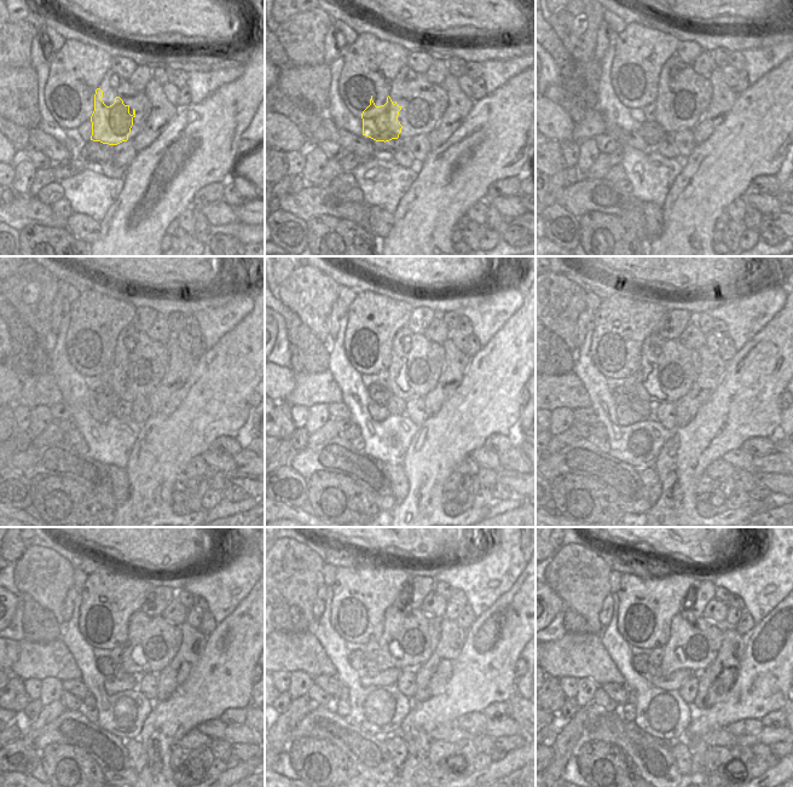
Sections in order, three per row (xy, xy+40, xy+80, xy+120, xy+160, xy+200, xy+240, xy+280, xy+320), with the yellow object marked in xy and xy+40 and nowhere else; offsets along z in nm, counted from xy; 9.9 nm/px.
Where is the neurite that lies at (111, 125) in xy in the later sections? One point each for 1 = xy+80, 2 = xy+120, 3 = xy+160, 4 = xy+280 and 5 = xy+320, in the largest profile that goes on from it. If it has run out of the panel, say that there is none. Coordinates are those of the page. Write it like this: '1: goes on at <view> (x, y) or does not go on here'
1: goes on at xy+80 (659, 113)
2: goes on at xy+120 (119, 383)
3: goes on at xy+160 (385, 378)
4: goes on at xy+280 (421, 647)
5: goes on at xy+320 (692, 647)

